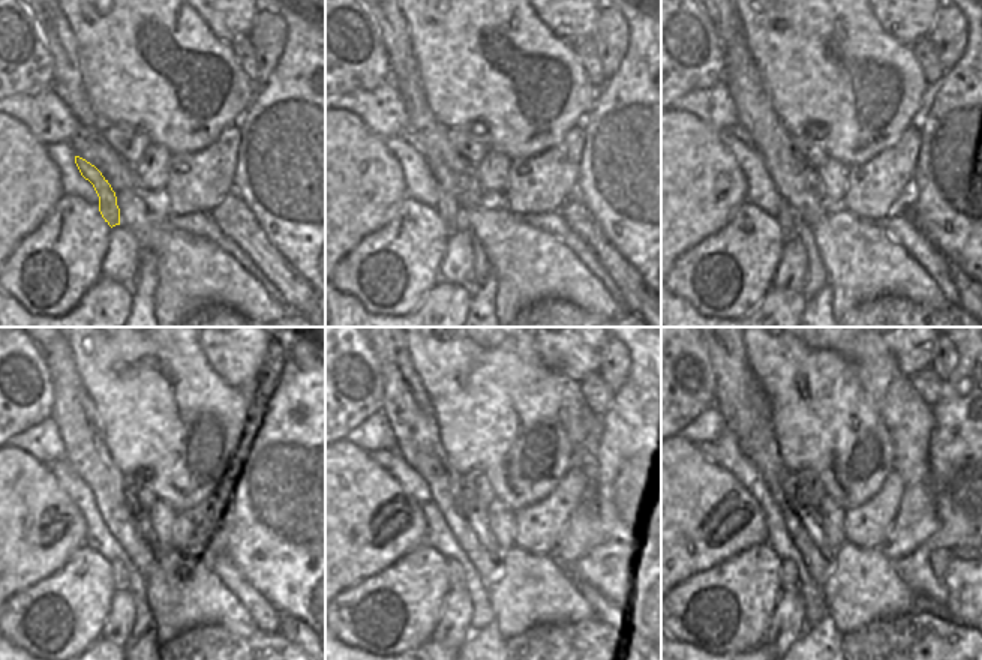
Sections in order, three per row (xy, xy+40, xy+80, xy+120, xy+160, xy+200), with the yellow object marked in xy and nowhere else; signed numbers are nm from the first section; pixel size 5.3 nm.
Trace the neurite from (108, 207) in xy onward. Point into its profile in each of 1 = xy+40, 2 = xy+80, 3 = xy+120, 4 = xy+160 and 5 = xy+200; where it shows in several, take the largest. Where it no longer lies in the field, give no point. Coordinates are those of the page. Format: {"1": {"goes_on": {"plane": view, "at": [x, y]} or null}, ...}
{"1": {"goes_on": {"plane": "xy+40", "at": [447, 207]}}, "2": {"goes_on": {"plane": "xy+80", "at": [786, 216]}}, "3": {"goes_on": {"plane": "xy+120", "at": [120, 578]}}, "4": {"goes_on": {"plane": "xy+160", "at": [455, 573]}}, "5": {"goes_on": {"plane": "xy+200", "at": [789, 578]}}}

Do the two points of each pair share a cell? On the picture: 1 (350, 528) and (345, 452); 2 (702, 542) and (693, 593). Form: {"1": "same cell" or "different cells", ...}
{"1": "same cell", "2": "different cells"}

